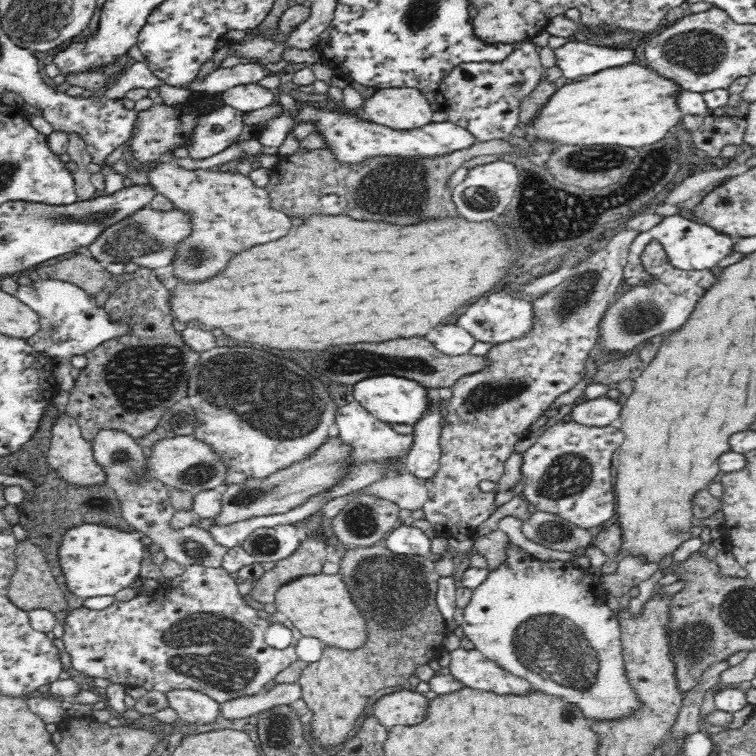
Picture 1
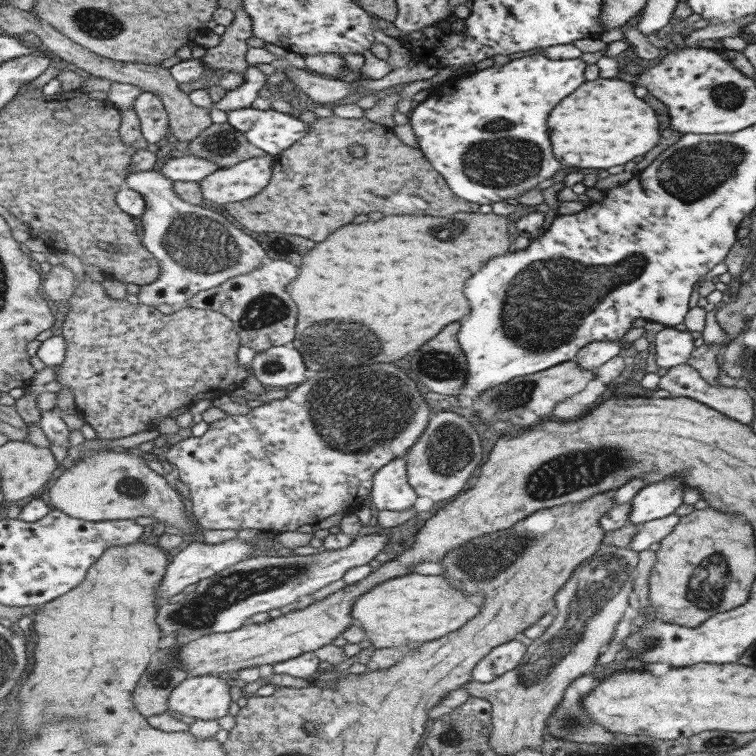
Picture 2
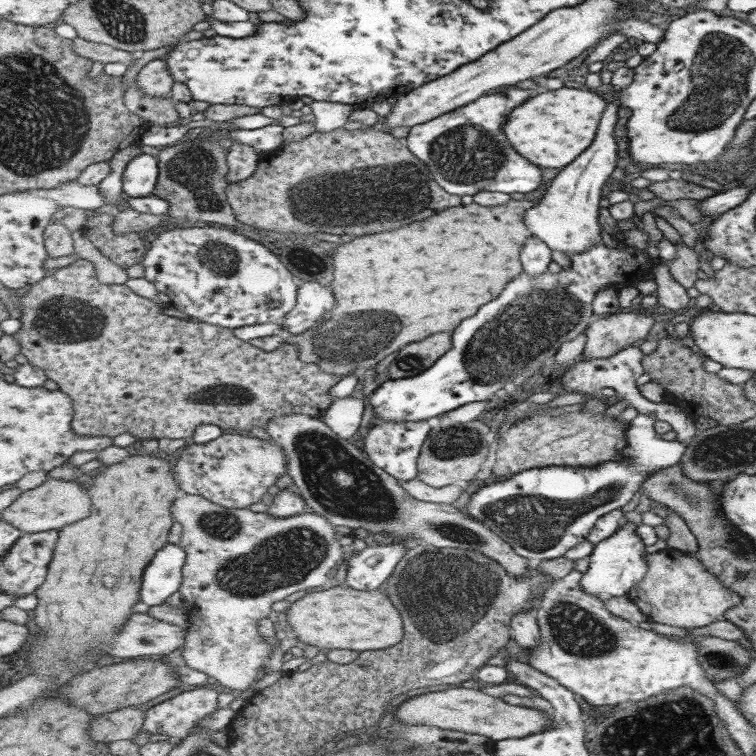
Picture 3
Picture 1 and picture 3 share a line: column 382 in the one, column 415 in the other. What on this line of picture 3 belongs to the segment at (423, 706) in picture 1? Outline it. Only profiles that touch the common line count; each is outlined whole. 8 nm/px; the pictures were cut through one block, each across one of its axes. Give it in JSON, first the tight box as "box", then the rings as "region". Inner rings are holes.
{"box":[397,686,554,742],"region":[[[453,686],[451,689],[436,690],[426,695],[407,700],[398,708],[397,719],[411,727],[430,724],[443,730],[467,732],[468,735],[488,736],[493,742],[534,735],[554,727],[554,718],[539,708],[525,708],[503,700],[502,697],[489,696],[479,689]]]}

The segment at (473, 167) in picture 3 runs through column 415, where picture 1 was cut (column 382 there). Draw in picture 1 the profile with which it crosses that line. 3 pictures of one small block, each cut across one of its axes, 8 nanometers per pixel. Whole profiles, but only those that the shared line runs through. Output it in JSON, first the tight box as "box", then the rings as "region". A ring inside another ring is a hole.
{"box":[255,104,477,162],"region":[[[307,104],[306,107],[300,105],[298,115],[292,116],[288,111],[283,110],[282,115],[278,115],[265,122],[265,125],[256,126],[255,138],[264,146],[274,146],[279,148],[284,140],[300,122],[311,121],[315,123],[316,132],[320,132],[326,142],[326,146],[332,149],[336,158],[340,162],[362,162],[372,156],[442,156],[448,152],[470,148],[477,142],[475,136],[452,122],[434,122],[426,127],[414,131],[399,131],[376,124],[362,117],[359,113],[344,113],[342,111],[332,111],[326,107]]]}

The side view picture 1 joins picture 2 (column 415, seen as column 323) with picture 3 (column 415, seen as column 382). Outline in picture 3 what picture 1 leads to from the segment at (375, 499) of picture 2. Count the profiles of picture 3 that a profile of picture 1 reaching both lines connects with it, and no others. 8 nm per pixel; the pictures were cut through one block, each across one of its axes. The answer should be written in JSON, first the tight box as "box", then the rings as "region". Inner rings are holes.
{"box":[363,419,436,482],"region":[[[432,419],[419,420],[417,422],[391,422],[376,424],[369,430],[363,440],[364,453],[375,462],[376,466],[383,468],[399,482],[409,482],[418,479],[418,460],[420,458],[425,440],[429,437],[431,429],[436,421]]]}

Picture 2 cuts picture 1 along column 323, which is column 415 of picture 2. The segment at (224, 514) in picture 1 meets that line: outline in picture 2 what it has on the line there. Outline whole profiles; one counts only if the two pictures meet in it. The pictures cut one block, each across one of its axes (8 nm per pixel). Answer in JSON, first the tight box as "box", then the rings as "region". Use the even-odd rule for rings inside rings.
{"box":[406,412,483,505],"region":[[[441,412],[431,418],[421,440],[406,457],[408,480],[418,496],[427,496],[435,505],[439,502],[444,505],[463,494],[473,472],[483,462],[479,430],[473,428],[475,426],[467,424],[467,418],[455,412]]]}

